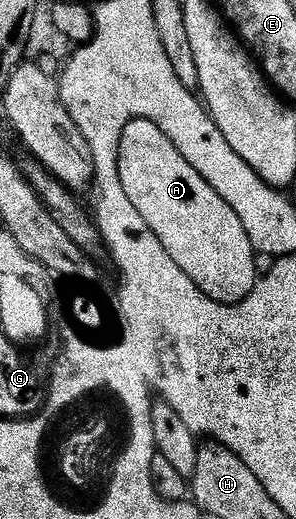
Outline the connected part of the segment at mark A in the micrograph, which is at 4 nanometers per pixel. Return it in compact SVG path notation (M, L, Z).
M135 117L125 125L121 131L119 140L119 154L115 160L119 172L119 182L133 207L141 214L141 219L161 239L161 247L169 251L173 263L193 279L193 283L205 295L209 295L214 301L234 303L242 301L249 295L249 291L255 285L257 274L254 269L255 248L249 243L249 235L245 235L245 227L241 227L241 219L237 219L237 211L201 179L201 175L173 147L173 143L167 138L167 130L163 129L155 121L144 117Z

